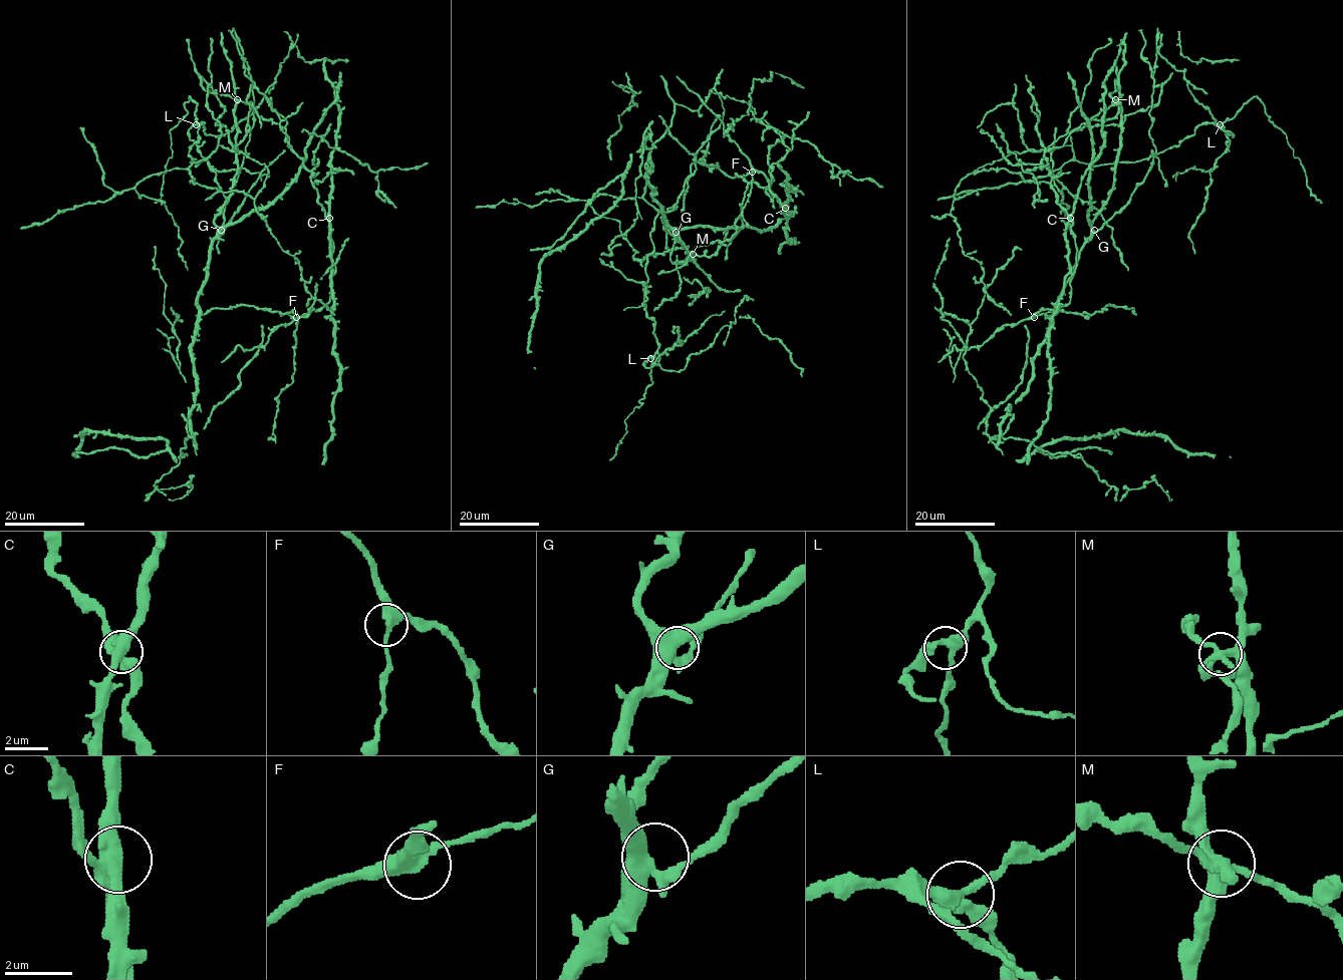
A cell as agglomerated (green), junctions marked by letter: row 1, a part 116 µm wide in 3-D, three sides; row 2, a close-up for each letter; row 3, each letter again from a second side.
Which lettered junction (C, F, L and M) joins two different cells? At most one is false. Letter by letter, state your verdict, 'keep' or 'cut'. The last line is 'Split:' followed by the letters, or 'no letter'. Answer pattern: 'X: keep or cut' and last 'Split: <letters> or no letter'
C: keep
F: keep
L: keep
M: keep
Split: no letter

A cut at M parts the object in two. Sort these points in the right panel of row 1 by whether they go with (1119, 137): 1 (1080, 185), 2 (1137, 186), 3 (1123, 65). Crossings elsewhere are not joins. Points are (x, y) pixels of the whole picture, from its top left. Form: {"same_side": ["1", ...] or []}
{"same_side": ["2", "3"]}

